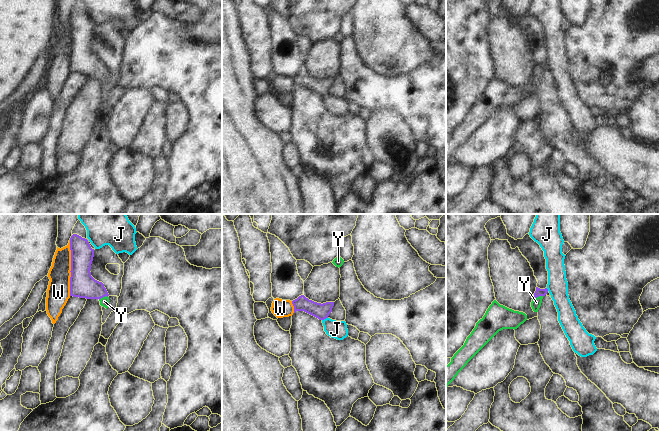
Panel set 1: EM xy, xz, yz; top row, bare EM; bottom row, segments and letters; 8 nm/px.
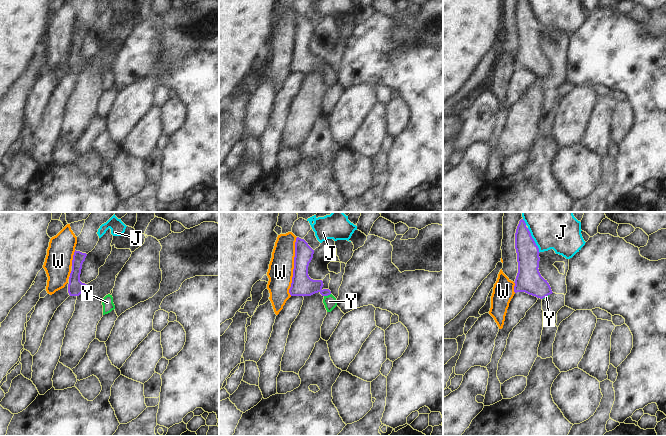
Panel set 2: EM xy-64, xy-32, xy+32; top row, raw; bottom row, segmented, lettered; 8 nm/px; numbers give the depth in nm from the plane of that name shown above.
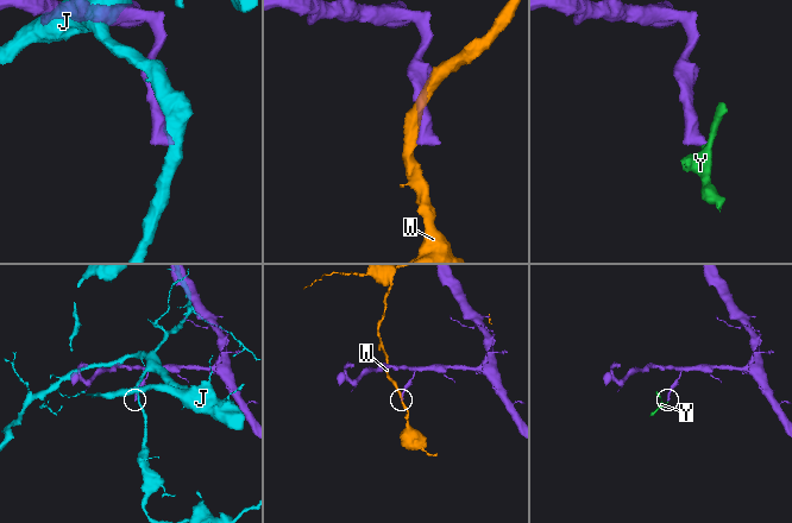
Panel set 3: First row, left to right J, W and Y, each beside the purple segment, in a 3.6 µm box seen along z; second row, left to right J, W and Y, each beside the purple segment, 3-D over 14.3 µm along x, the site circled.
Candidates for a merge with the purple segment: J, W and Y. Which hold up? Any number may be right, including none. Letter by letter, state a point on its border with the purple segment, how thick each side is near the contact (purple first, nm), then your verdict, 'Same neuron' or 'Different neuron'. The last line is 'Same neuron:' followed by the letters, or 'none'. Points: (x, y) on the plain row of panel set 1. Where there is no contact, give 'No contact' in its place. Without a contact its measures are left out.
J: Touches purple at xz (324, 94). Thickness 130 nm (purple) against 140 nm. Different neuron
W: Touches purple at xy (71, 44). Thickness 200 nm (purple) against 190 nm. Different neuron
Y: Touches purple at xy (103, 72). Thickness 200 nm (purple) against 70 nm. Same neuron
Same neuron: Y.

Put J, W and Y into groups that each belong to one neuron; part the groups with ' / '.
J / W / Y

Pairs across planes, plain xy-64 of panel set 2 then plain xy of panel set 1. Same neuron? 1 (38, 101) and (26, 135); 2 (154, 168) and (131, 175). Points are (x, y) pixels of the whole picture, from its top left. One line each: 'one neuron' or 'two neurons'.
1: one neuron
2: two neurons

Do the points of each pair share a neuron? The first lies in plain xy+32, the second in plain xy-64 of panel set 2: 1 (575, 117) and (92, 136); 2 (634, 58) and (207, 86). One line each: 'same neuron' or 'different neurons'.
1: different neurons
2: same neuron

